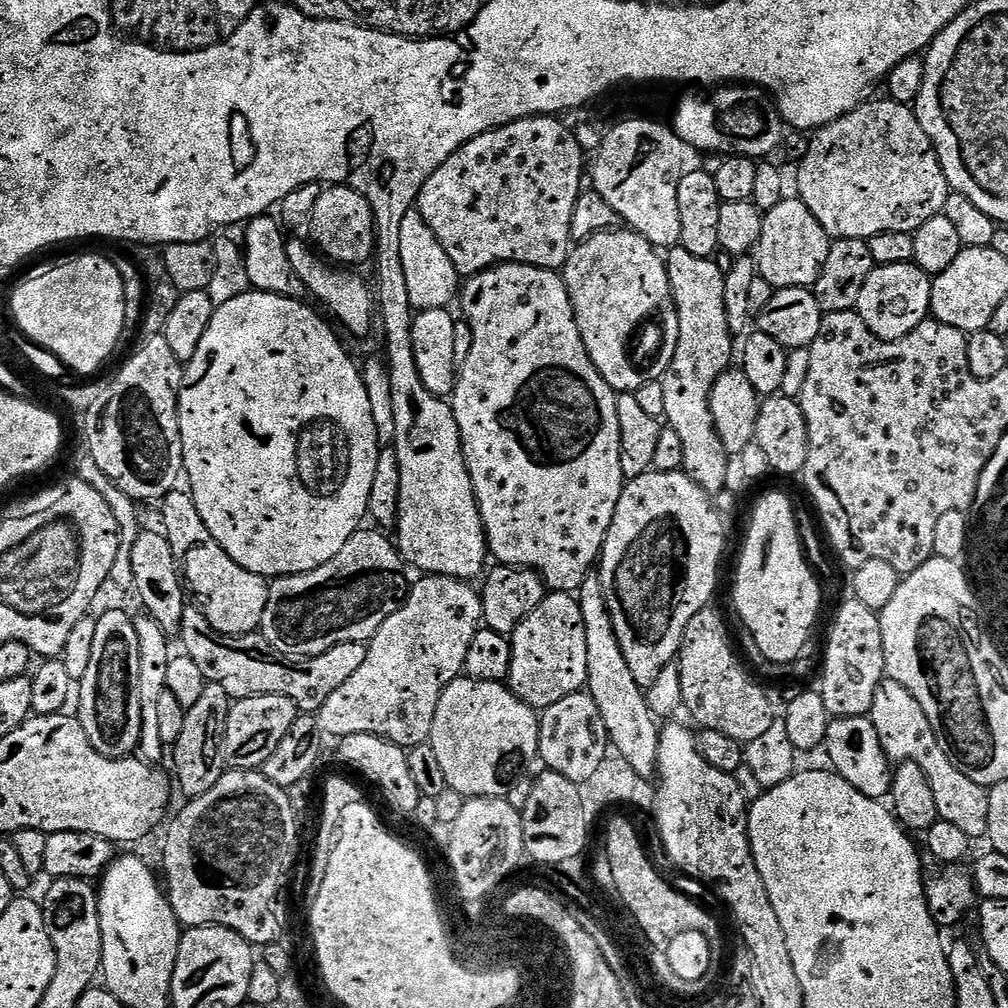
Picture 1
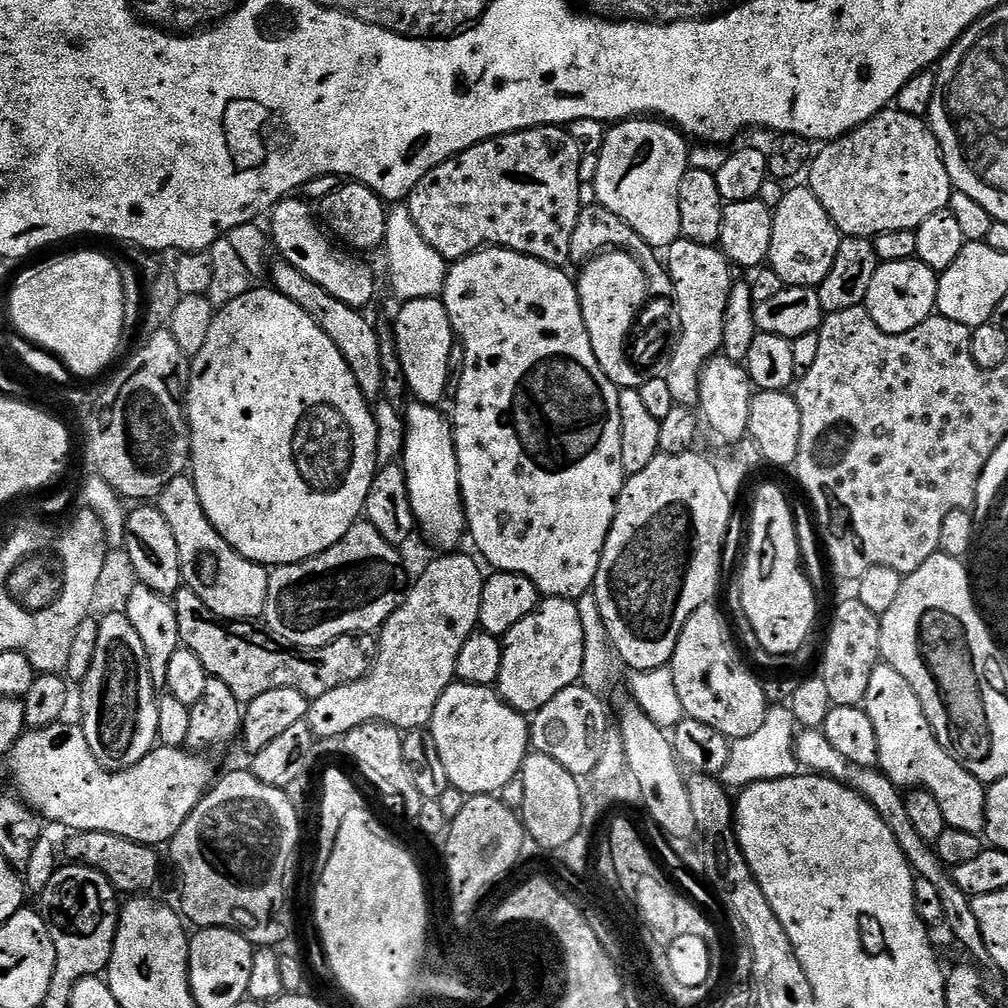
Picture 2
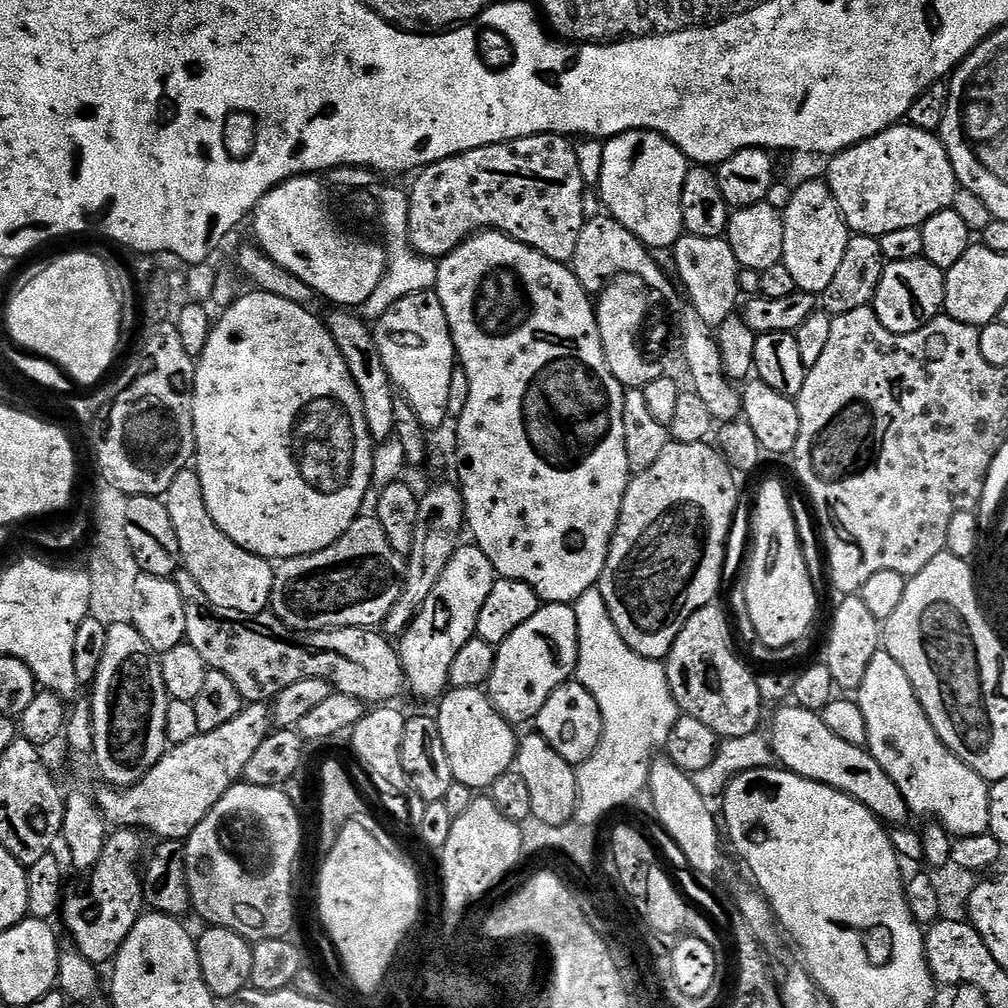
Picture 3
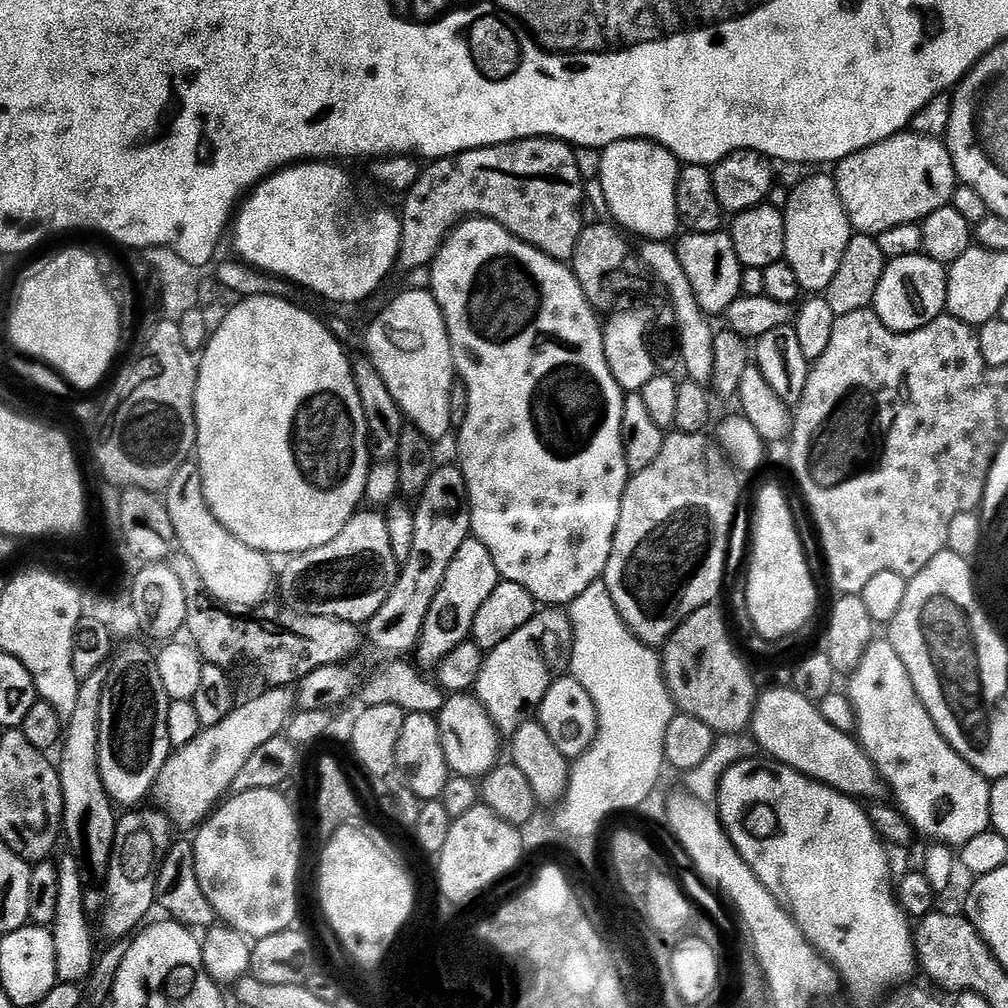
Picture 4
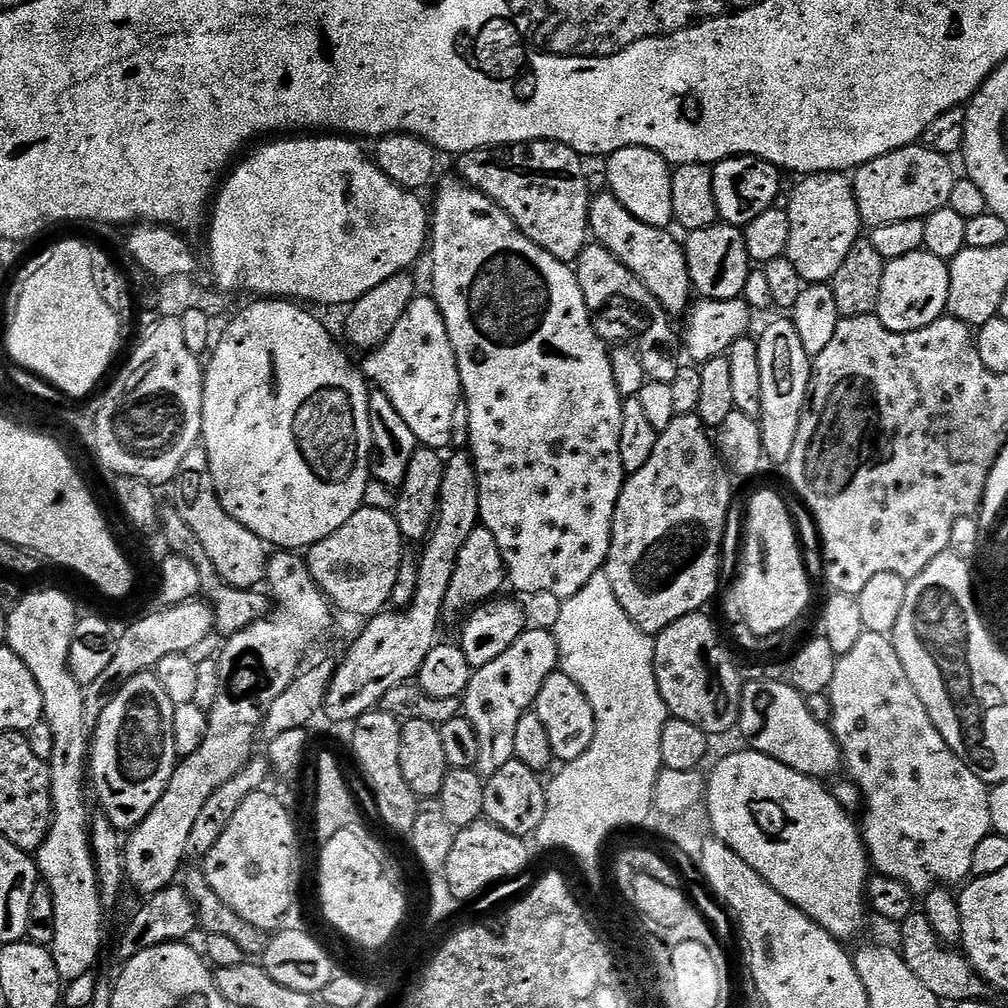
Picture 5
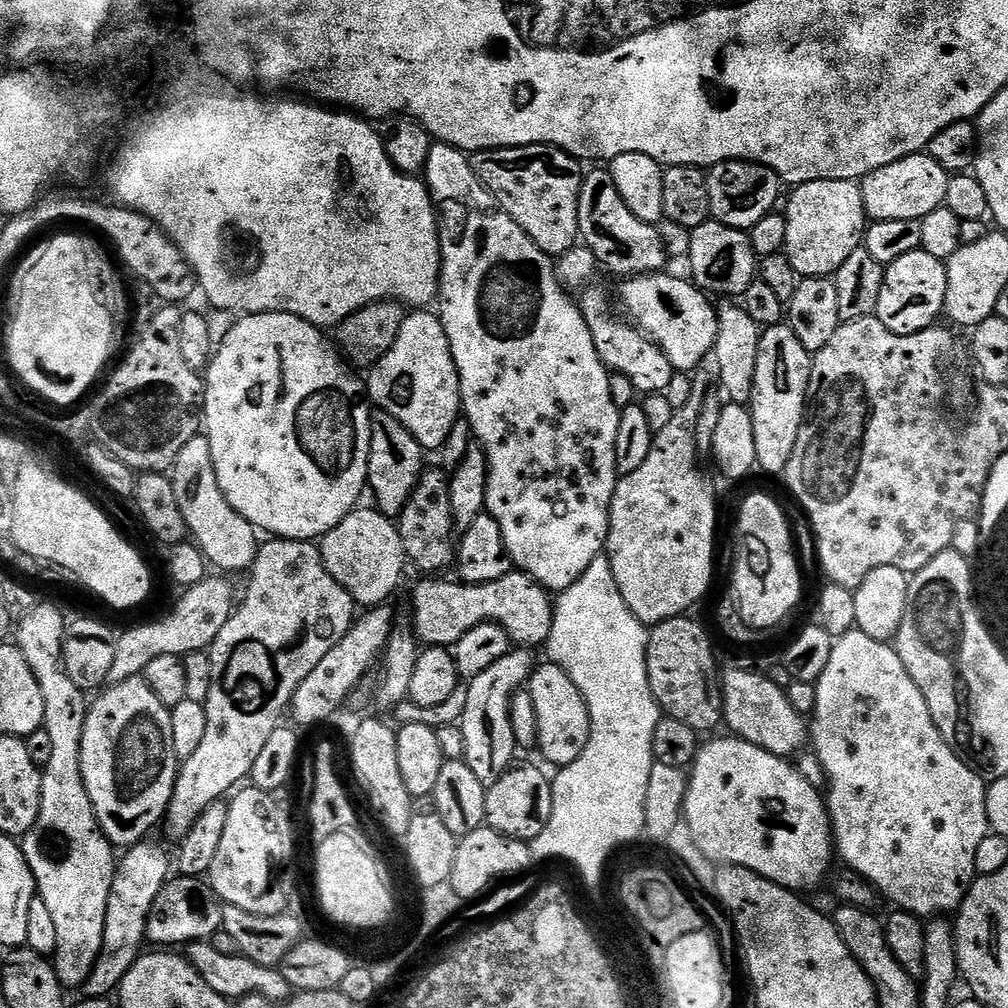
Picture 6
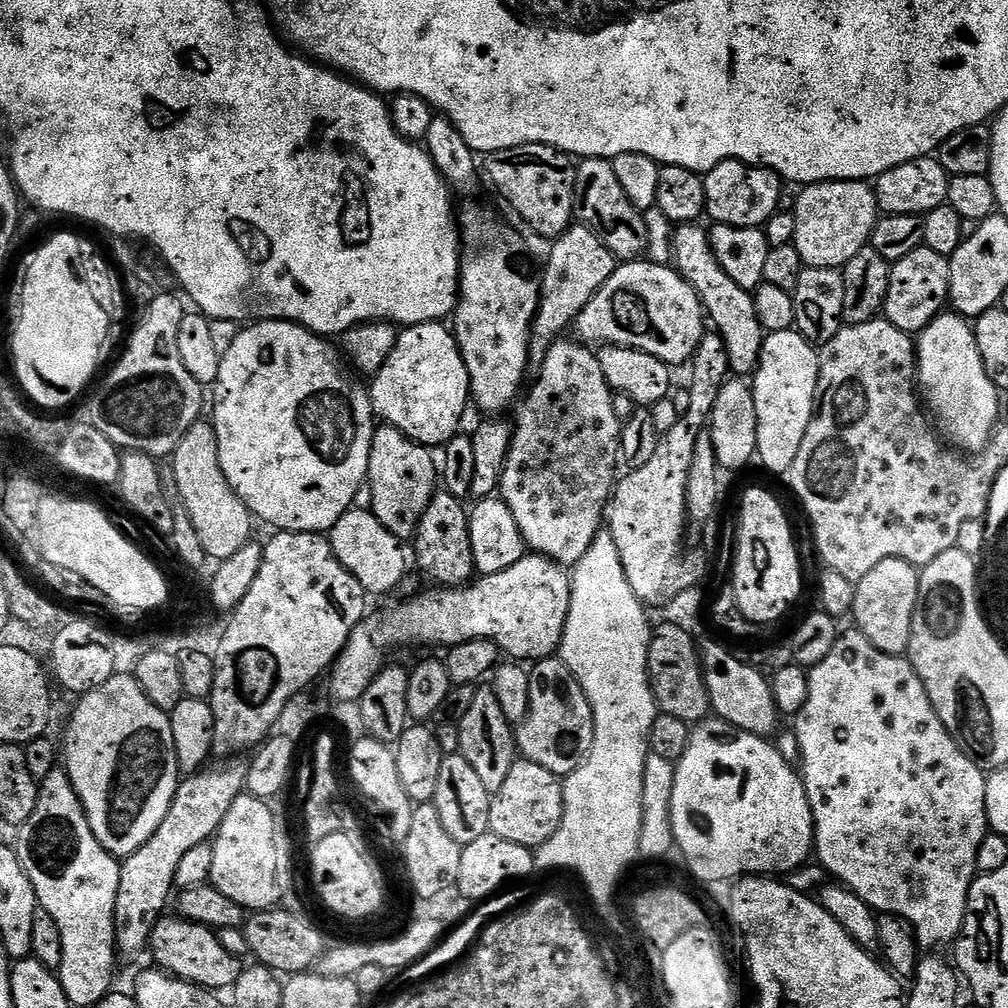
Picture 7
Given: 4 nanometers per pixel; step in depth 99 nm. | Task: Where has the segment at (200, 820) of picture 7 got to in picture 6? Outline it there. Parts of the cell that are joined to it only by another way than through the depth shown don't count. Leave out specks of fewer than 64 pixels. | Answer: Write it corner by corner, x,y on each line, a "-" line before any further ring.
139,843
133,845
119,863
115,882
112,883
110,902
107,904
107,922
104,931
104,950
89,973
86,981
87,995
92,998
107,997
121,985
125,975
139,959
142,944
147,941
150,917
159,903
171,877
170,862
160,848
148,848

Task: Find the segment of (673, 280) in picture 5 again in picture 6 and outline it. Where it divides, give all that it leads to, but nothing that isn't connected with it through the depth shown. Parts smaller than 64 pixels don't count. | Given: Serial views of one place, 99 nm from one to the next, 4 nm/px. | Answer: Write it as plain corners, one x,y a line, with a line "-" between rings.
596,166
584,178
580,191
578,206
578,222
580,223
580,240
596,255
597,261
604,264
620,278
631,278
645,274
656,274
667,262
664,253
664,240
660,237
660,228
654,224
642,222
626,202
622,202
622,194
618,194
618,186
614,184
611,171
604,166

